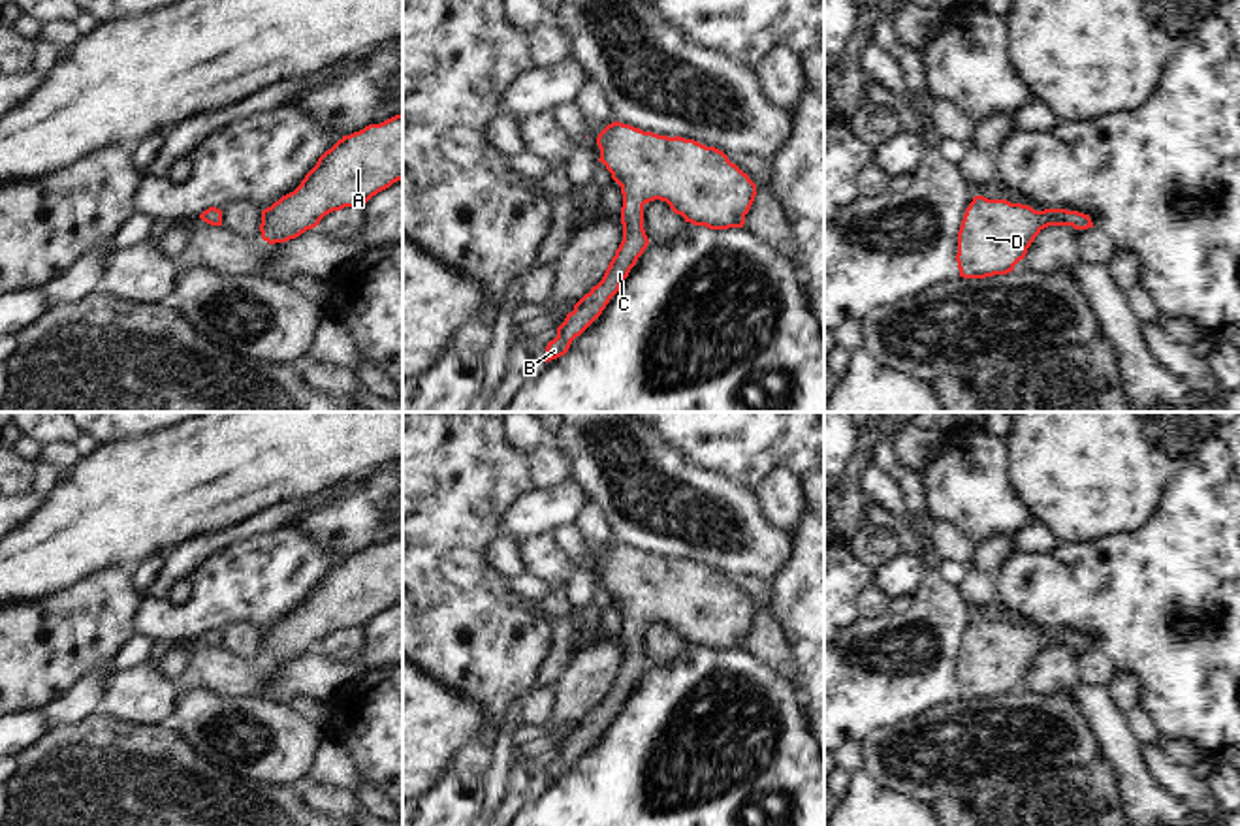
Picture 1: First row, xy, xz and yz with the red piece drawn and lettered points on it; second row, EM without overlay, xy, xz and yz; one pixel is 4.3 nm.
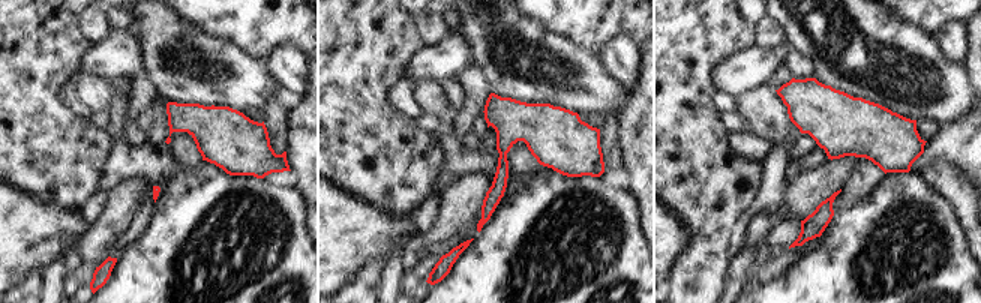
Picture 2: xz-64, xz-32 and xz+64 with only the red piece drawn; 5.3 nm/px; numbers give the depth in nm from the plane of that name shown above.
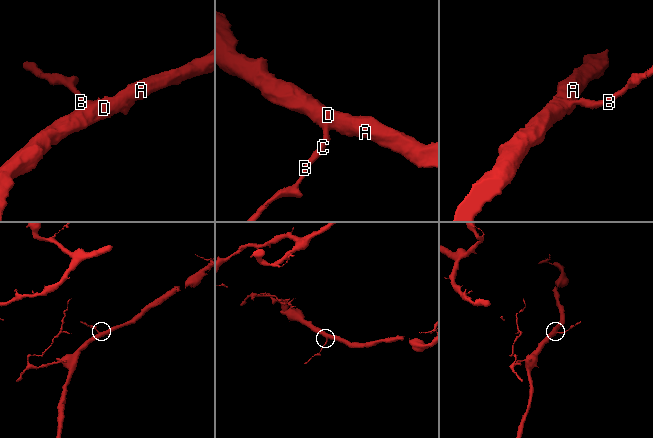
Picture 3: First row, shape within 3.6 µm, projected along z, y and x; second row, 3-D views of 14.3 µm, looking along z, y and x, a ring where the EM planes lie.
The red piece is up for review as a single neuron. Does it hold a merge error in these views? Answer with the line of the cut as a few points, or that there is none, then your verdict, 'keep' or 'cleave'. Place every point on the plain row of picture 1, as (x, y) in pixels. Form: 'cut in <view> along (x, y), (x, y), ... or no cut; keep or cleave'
no cut; keep

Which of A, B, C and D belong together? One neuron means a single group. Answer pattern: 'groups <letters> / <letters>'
groups A B C D

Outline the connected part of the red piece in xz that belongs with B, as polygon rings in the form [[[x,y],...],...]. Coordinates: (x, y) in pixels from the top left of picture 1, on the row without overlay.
[[[615,542],[598,555],[596,566],[600,570],[598,583],[606,587],[612,600],[621,608],[623,662],[602,702],[574,726],[574,732],[568,734],[564,743],[557,749],[557,758],[546,768],[546,785],[564,777],[572,762],[602,736],[647,670],[649,660],[644,651],[645,625],[660,621],[666,623],[676,636],[681,636],[685,643],[709,651],[728,651],[743,649],[745,636],[756,617],[756,606],[732,585],[723,572],[706,568],[694,561],[659,557]]]

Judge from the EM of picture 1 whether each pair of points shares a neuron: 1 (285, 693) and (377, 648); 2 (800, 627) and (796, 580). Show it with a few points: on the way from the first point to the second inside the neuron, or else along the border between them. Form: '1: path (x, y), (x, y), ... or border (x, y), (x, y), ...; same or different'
1: path (307, 676), (332, 676), (354, 670); same
2: path (802, 616), (802, 591); same

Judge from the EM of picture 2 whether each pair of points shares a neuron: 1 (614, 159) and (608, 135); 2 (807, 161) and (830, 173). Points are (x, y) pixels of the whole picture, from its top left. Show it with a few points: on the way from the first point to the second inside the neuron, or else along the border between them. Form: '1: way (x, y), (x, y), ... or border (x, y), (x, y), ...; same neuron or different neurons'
1: way (611, 153), (608, 141); same neuron
2: border (828, 159), (803, 173); different neurons

